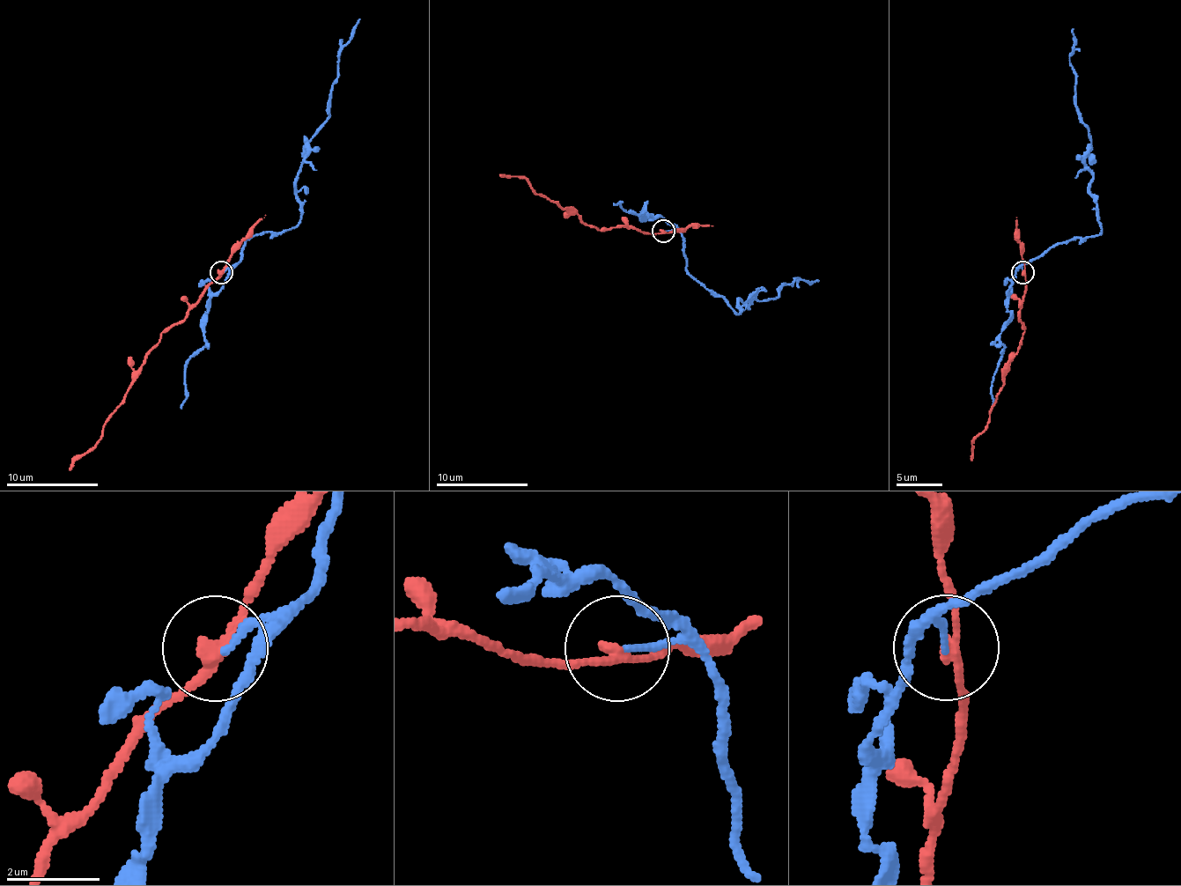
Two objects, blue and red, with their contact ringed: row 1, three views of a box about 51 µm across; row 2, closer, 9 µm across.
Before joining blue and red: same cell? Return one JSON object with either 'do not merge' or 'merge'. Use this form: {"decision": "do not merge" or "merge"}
{"decision": "do not merge"}

